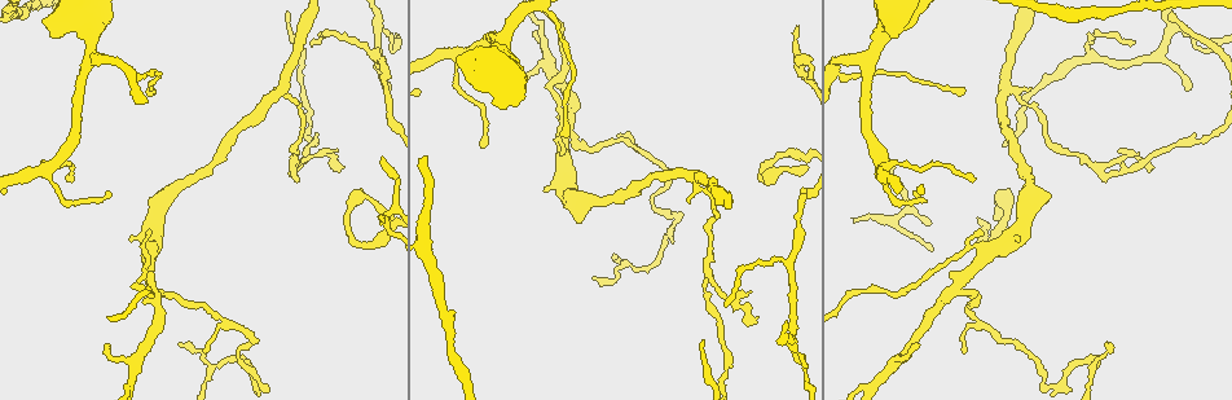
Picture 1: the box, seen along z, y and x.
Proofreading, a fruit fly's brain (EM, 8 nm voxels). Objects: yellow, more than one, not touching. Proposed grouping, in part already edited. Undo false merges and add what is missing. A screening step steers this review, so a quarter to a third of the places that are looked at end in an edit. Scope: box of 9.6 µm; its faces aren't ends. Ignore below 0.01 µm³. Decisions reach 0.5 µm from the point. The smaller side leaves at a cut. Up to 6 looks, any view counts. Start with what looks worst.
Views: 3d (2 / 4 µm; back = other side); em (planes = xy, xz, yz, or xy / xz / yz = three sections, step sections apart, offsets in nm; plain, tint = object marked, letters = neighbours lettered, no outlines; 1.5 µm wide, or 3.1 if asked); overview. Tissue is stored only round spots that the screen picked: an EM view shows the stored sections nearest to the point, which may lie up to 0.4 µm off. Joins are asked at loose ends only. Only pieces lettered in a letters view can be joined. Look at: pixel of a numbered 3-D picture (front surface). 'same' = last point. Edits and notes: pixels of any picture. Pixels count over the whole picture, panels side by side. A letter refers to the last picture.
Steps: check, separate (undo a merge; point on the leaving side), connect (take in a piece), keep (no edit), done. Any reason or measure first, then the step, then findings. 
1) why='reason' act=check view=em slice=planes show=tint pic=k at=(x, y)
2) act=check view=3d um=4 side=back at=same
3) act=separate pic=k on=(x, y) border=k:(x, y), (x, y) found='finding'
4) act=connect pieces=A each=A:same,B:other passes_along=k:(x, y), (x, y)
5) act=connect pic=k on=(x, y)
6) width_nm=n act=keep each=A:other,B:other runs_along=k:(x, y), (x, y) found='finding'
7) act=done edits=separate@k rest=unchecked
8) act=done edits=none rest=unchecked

why='two arms at a narrow angle' act=check view=em slice=yz step=8 show=tint pic=1 at=(1102, 172)

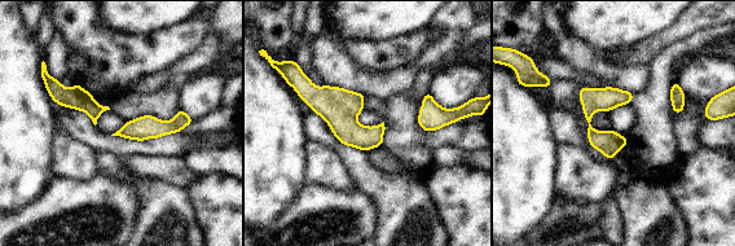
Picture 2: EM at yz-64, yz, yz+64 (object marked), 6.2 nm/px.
why='another direction' act=check view=em slice=planes show=letters at=same

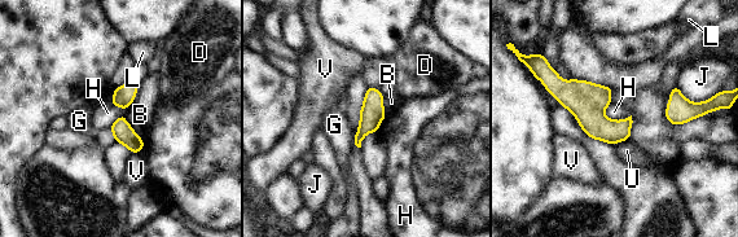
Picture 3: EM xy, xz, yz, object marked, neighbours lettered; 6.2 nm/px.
act=keep each=B:other,D:other,G:other,H:other,J:other,L:other,U:other,V:other runs_along=3:(537, 69), (607, 131), (627, 136) found='all the same neuron'

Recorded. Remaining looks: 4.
why='branch stops here' act=check view=em slice=xy step=4 show=letters pic=1 at=(854, 220)

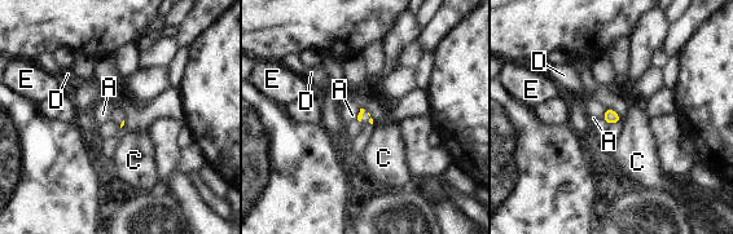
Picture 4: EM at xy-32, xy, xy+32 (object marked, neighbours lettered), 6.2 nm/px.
act=check view=em slice=planes show=letters at=same

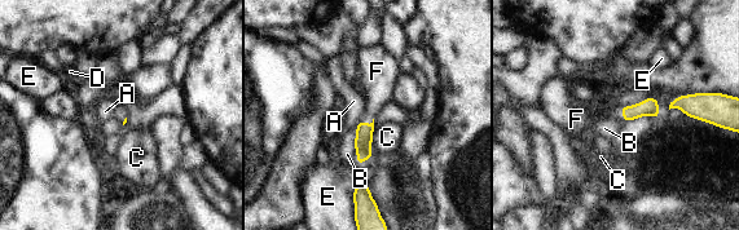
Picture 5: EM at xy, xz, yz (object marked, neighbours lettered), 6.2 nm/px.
longest_contact=B:220nm act=connect pieces=F each=A:other,B:other,C:other,D:other,E:other,F:same found='the neuron continues'

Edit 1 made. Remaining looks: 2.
why='see it whole again' act=check view=overview

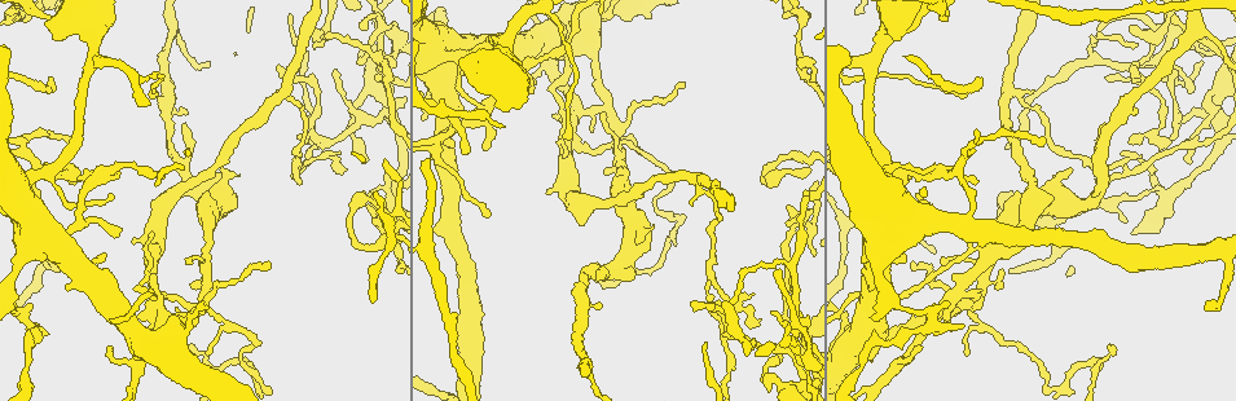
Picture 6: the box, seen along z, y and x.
why='abrupt turn' act=check view=em slice=yz step=8 show=letters pic=6 at=(966, 147)

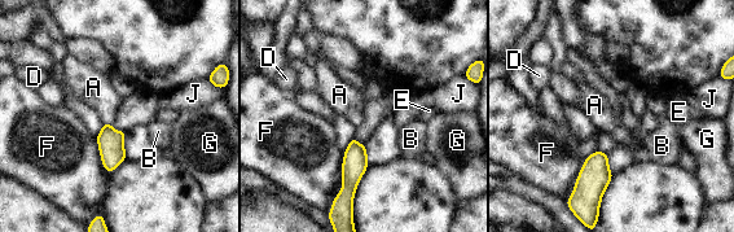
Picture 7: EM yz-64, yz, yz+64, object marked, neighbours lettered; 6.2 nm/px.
width_nm=90 act=keep each=A:other,B:other,D:other,E:other,F:other,G:other,J:other border=7:(105, 121), (109, 122) found='one neuron here'

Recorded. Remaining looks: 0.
act=done edits=connect@5 rest=unchecked

